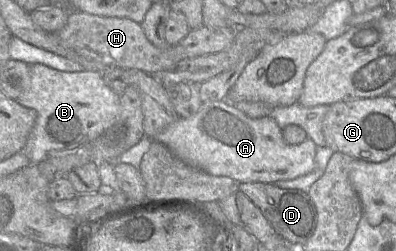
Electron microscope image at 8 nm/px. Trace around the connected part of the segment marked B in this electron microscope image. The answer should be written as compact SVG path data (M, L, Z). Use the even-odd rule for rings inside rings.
M43 64L30 65L28 87L16 101L37 113L22 150L30 163L68 154L90 144L120 113L120 96L105 84L100 72L63 72Z

